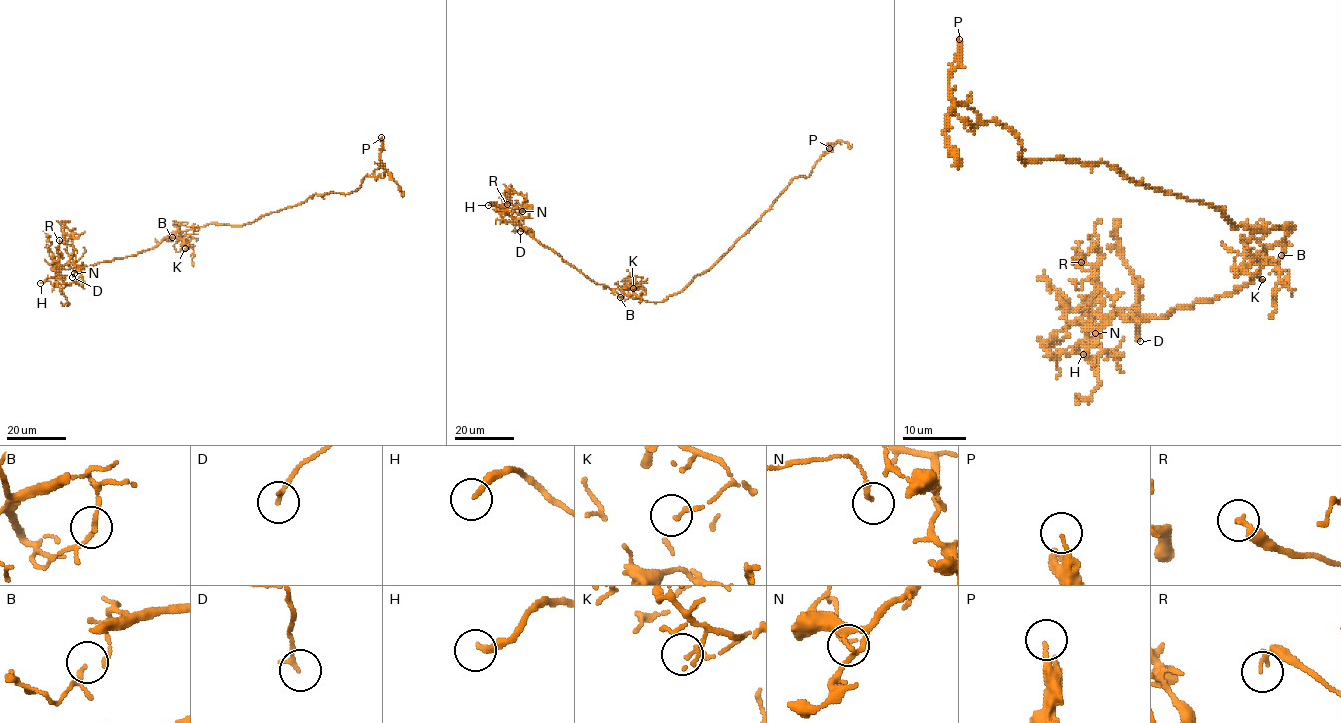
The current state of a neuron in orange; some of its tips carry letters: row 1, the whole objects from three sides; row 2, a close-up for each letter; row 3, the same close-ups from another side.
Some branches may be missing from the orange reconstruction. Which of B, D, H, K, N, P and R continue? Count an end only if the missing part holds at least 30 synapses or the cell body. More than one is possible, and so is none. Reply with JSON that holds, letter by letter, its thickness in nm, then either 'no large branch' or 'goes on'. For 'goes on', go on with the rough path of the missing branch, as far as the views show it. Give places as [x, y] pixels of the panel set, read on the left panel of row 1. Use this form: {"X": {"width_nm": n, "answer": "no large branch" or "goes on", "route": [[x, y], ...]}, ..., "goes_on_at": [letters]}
{"B": {"width_nm": 100, "answer": "no large branch"}, "D": {"width_nm": 150, "answer": "no large branch"}, "H": {"width_nm": 240, "answer": "goes on", "route": [[40, 283], [10, 280], [7, 267]]}, "K": {"width_nm": 130, "answer": "no large branch"}, "N": {"width_nm": 190, "answer": "no large branch"}, "P": {"width_nm": 140, "answer": "no large branch"}, "R": {"width_nm": 170, "answer": "no large branch"}, "goes_on_at": ["H"]}

